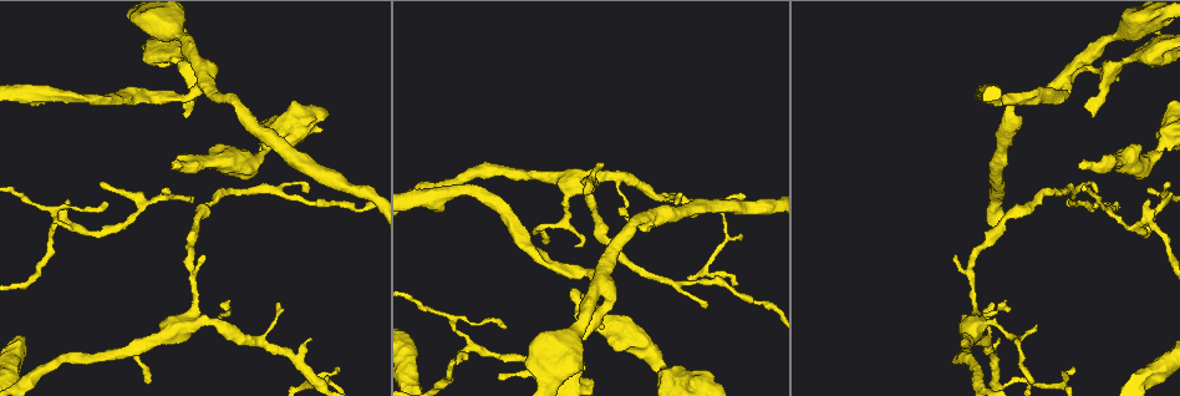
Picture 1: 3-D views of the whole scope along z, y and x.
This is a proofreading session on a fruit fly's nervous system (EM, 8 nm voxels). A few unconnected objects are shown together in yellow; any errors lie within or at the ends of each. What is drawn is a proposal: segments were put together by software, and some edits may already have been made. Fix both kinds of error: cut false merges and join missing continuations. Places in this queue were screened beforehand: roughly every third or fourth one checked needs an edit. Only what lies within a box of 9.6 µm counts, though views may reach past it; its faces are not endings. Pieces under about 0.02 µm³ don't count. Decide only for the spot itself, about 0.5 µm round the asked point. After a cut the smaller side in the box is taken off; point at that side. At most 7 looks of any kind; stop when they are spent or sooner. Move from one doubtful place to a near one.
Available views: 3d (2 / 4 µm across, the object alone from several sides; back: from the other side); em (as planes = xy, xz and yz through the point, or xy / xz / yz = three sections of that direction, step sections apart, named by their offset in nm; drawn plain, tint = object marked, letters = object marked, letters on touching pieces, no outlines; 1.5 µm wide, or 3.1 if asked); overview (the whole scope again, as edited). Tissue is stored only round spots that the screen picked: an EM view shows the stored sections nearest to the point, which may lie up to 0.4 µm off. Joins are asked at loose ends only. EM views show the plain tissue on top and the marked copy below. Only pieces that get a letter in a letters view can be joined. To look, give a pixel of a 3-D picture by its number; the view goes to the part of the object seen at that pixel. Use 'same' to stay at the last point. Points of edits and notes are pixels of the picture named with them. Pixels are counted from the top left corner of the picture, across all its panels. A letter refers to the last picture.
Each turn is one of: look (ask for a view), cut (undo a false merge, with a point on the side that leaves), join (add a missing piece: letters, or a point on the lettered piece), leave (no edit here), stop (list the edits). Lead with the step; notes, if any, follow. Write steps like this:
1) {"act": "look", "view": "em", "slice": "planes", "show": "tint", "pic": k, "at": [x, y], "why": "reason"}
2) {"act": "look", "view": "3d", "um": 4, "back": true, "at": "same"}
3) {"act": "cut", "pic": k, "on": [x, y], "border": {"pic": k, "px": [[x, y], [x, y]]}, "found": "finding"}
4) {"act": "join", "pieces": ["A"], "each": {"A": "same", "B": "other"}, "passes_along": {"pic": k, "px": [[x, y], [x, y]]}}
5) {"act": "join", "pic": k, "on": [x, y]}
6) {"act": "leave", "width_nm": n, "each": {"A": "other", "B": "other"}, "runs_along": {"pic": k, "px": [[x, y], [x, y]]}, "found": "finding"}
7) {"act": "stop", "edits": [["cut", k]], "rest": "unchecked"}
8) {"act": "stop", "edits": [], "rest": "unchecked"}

{"act": "look", "view": "em", "slice": "planes", "show": "tint", "pic": 1, "at": [203, 254], "why": "tapers out"}

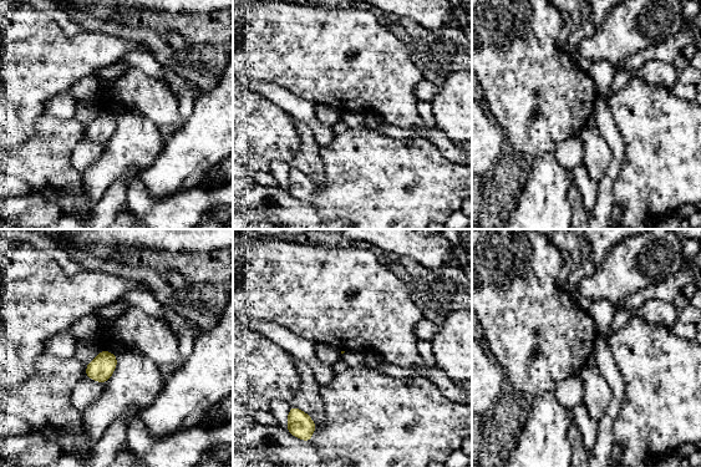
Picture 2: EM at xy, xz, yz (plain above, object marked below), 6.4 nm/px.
{"act": "look", "view": "em", "slice": "planes", "show": "letters", "at": "same"}

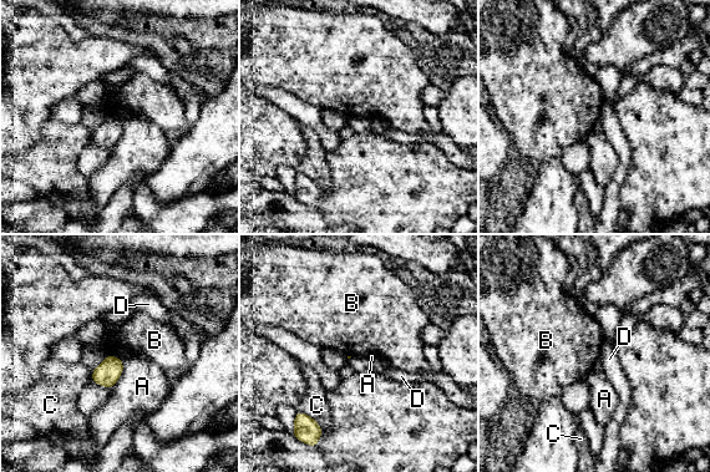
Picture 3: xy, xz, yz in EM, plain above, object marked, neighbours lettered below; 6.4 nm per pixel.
{"act": "leave", "each": {"A": "other", "B": "other", "C": "other", "D": "other"}, "border": {"pic": 3, "px": [[106, 355], [113, 355], [121, 360]]}, "found": "no lettered piece goes on from it"}

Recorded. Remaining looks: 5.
{"act": "look", "view": "em", "slice": "planes", "show": "letters", "pic": 1, "at": [998, 339], "why": "branch stops here"}

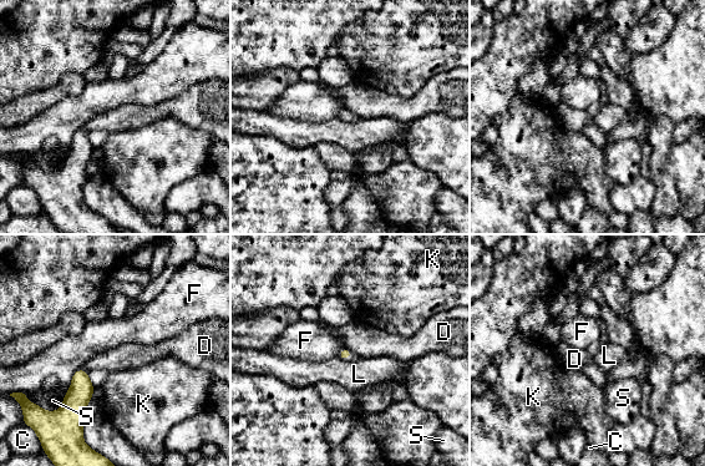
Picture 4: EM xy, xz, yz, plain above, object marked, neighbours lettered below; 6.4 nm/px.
{"act": "leave", "each": {"C": "other", "D": "other", "F": "other", "K": "other", "L": "other", "S": "other"}, "found": "no lettered piece goes on from it"}

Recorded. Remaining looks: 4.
{"act": "look", "view": "em", "slice": "planes", "show": "tint", "pic": 1, "at": [1096, 192], "why": "thin end"}

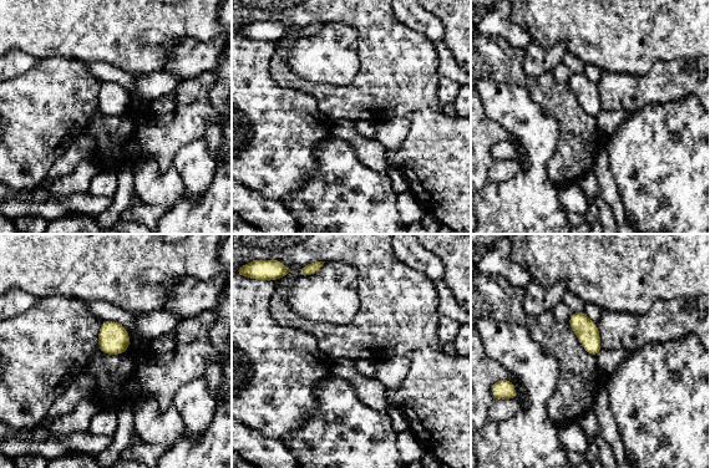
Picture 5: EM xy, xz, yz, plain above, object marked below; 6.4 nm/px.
{"act": "look", "view": "em", "slice": "planes", "show": "letters", "at": "same"}

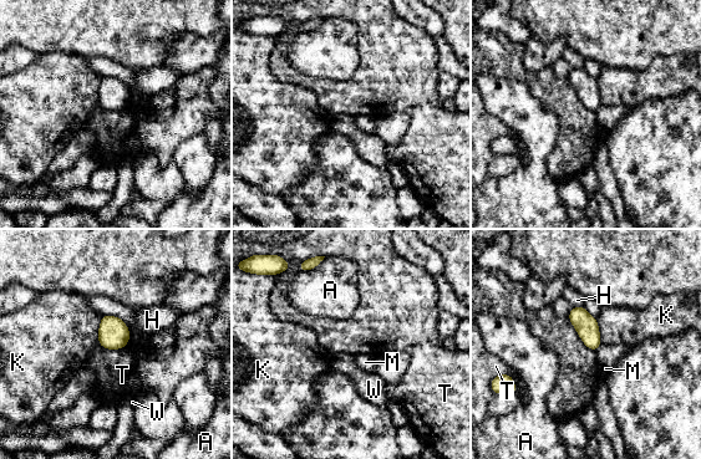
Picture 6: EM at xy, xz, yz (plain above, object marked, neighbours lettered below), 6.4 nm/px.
{"act": "leave", "width_nm": 140, "longest_contact_nm": ["T", 280], "each": {"A": "other", "H": "other", "K": "other", "M": "other", "T": "other", "W": "other"}, "found": "no lettered piece goes on from it"}

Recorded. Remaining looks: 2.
{"act": "stop", "edits": [], "rest": "unchecked"}

